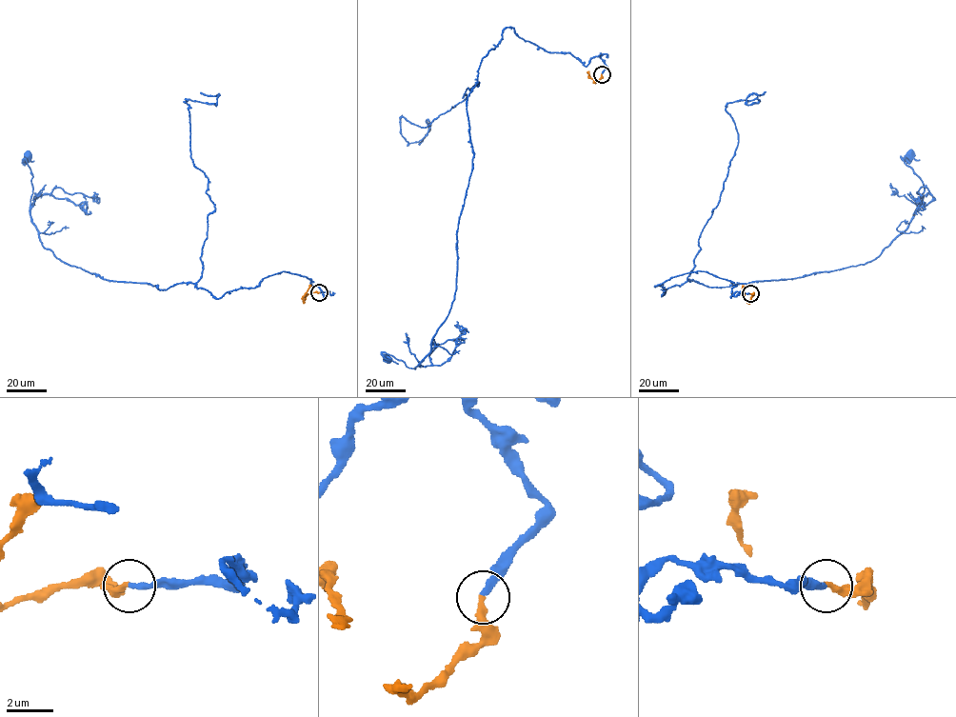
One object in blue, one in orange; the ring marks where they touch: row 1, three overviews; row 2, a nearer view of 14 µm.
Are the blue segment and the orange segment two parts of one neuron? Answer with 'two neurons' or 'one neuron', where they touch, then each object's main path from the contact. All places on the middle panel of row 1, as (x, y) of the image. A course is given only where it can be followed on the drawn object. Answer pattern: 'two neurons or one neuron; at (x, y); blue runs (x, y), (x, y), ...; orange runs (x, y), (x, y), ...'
one neuron; at (602, 74); blue runs (601, 73), (600, 53), (586, 66), (503, 29), (468, 97), (473, 157), (454, 299), (415, 368), (387, 357); orange runs (601, 74), (595, 82), (589, 77), (588, 71)

